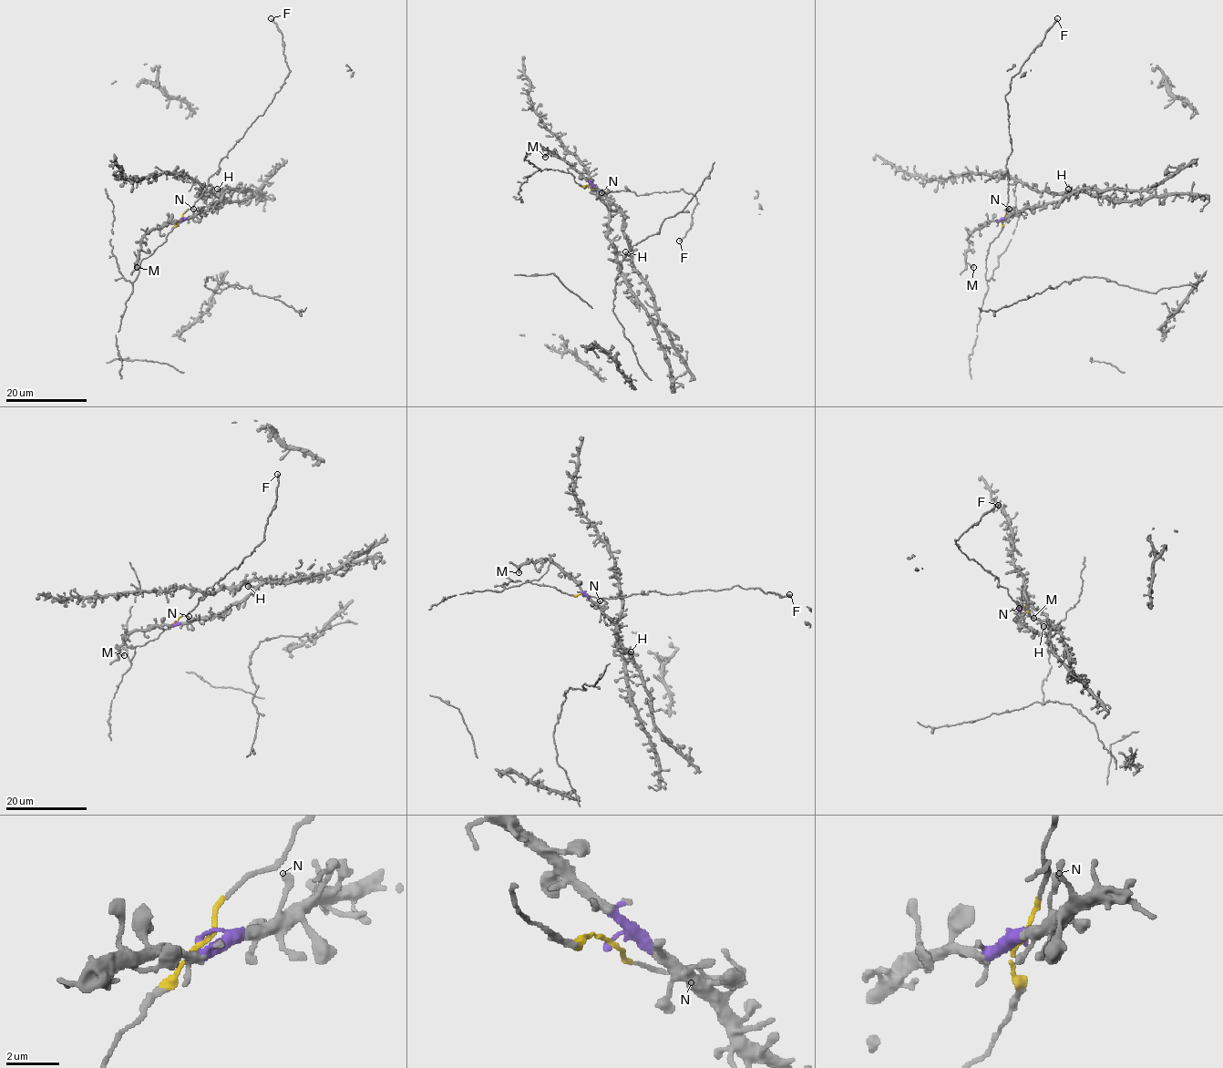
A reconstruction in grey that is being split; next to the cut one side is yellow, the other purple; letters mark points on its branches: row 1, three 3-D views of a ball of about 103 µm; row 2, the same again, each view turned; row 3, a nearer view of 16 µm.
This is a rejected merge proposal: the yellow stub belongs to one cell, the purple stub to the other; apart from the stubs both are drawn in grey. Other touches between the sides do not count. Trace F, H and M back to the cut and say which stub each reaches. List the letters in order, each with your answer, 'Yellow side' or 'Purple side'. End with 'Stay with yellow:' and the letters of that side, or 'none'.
F: Yellow side
H: Purple side
M: Purple side
Stay with yellow: F

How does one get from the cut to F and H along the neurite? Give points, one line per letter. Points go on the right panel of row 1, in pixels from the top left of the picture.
F: (1003, 220), (1008, 201), (1006, 161), (1012, 150), (1005, 96), (1010, 89), (1012, 78), (1057, 18)
H: (1003, 220), (1032, 207), (1045, 205), (1066, 197), (1072, 190), (1068, 189)

